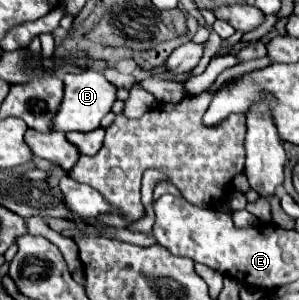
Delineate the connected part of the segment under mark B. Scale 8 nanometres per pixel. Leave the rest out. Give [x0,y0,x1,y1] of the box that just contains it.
[52,69,116,131]

